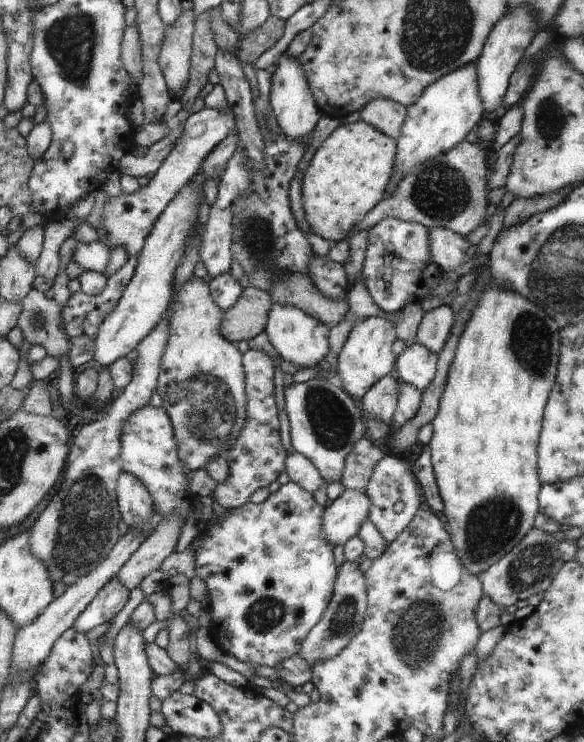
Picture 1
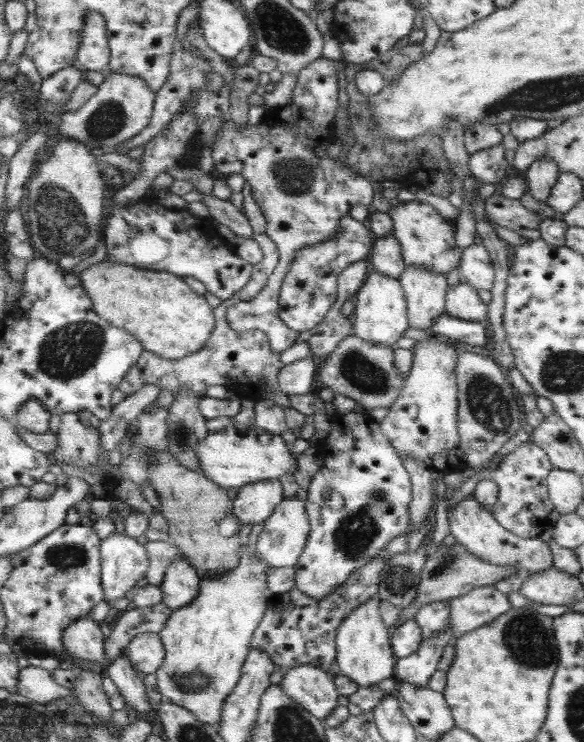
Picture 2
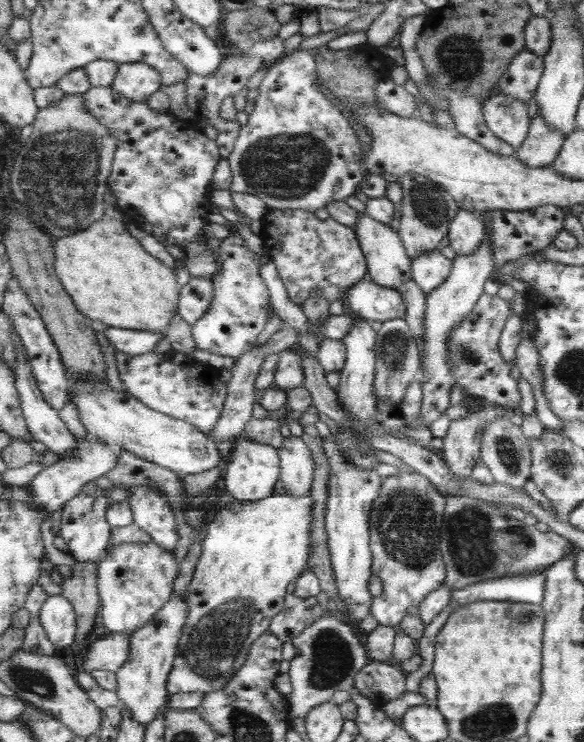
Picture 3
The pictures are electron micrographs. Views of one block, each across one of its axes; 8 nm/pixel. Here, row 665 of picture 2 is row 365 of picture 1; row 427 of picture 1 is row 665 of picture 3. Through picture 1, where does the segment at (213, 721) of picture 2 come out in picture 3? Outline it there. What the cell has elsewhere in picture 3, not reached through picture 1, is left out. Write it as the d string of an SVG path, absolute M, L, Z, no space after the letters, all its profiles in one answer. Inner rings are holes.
M285 492L281 495L273 495L269 496L269 498L256 501L240 501L235 499L225 506L216 505L213 507L211 521L205 526L205 537L202 544L203 554L197 563L195 576L193 577L186 594L187 598L189 598L187 621L185 627L183 627L179 643L179 660L175 663L175 669L170 673L168 681L170 693L201 692L203 694L211 694L214 691L221 690L223 686L227 686L227 684L233 681L233 678L241 671L241 668L244 668L252 645L256 643L262 635L269 632L272 621L286 606L286 596L289 595L289 588L293 588L293 584L297 584L297 580L300 579L301 573L303 573L304 570L307 570L309 555L311 555L313 544L312 530L313 521L315 521L315 516L313 516L313 503L315 502L313 502L311 496L297 498L291 496L289 492Z

